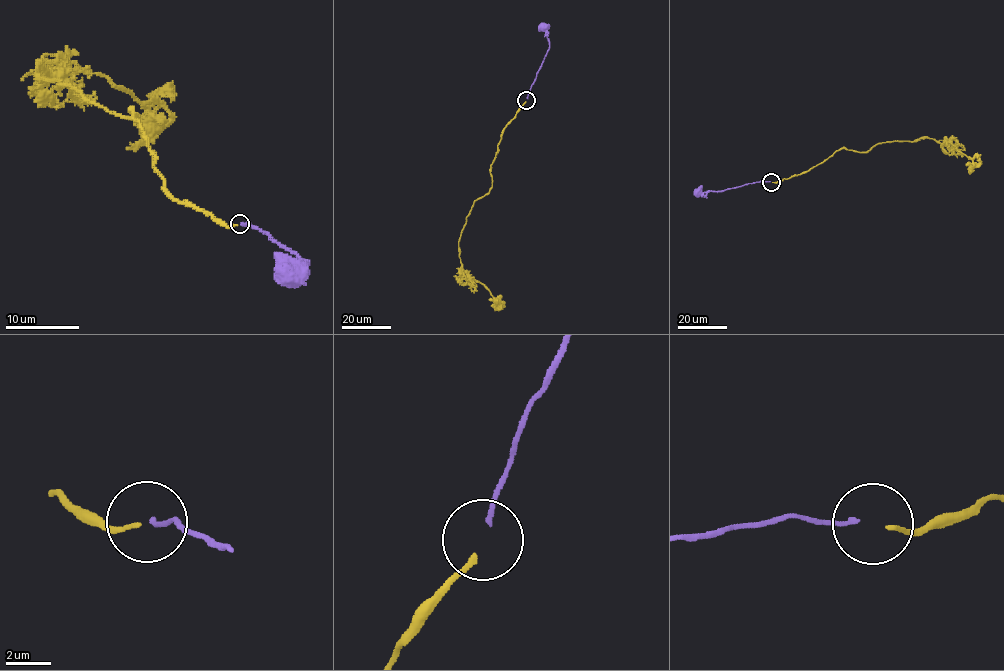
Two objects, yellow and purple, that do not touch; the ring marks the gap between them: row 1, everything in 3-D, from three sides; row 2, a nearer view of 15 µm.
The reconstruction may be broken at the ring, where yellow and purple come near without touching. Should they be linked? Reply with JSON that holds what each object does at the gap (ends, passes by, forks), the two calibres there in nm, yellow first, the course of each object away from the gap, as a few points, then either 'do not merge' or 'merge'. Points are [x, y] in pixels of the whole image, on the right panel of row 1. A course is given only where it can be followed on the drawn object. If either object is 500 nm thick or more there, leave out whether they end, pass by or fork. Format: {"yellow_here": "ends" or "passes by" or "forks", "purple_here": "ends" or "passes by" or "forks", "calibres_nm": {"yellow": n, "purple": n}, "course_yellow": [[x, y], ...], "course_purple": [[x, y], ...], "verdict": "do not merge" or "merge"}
{"yellow_here": "ends", "purple_here": "ends", "calibres_nm": {"yellow": 200, "purple": 200}, "course_yellow": [[772, 182], [809, 171], [842, 148], [865, 152], [892, 141], [931, 138], [977, 166], [973, 158]], "course_purple": [[770, 181], [698, 192]], "verdict": "merge"}

